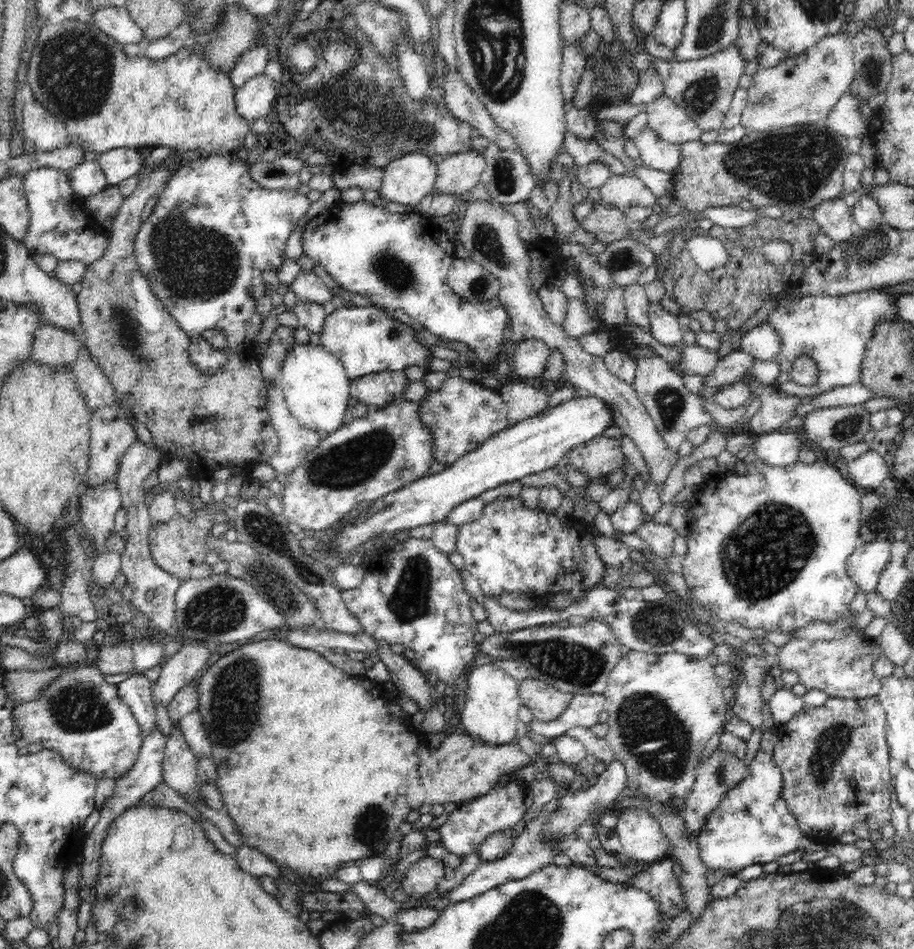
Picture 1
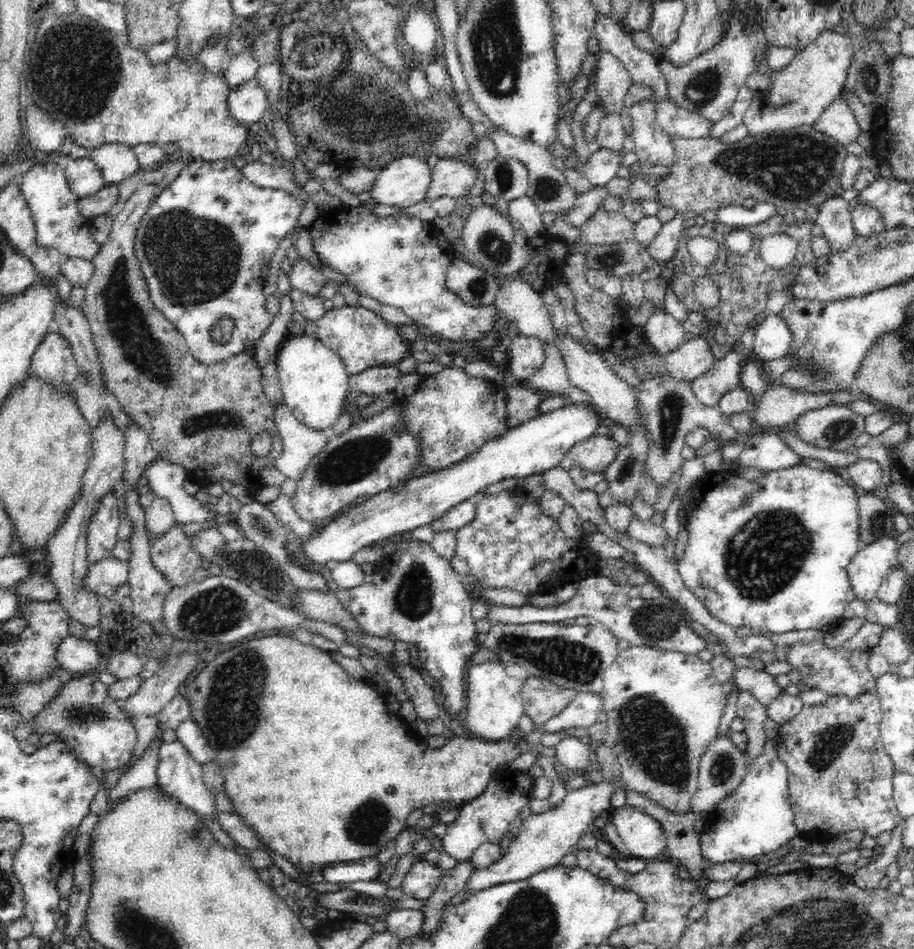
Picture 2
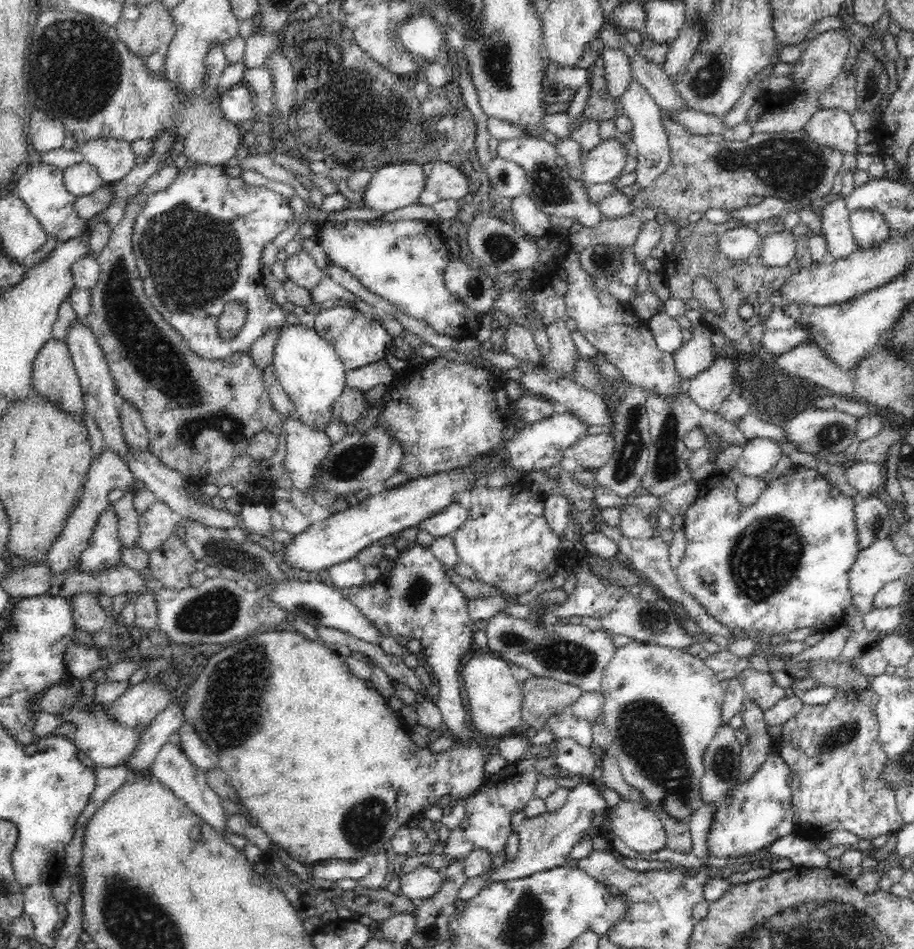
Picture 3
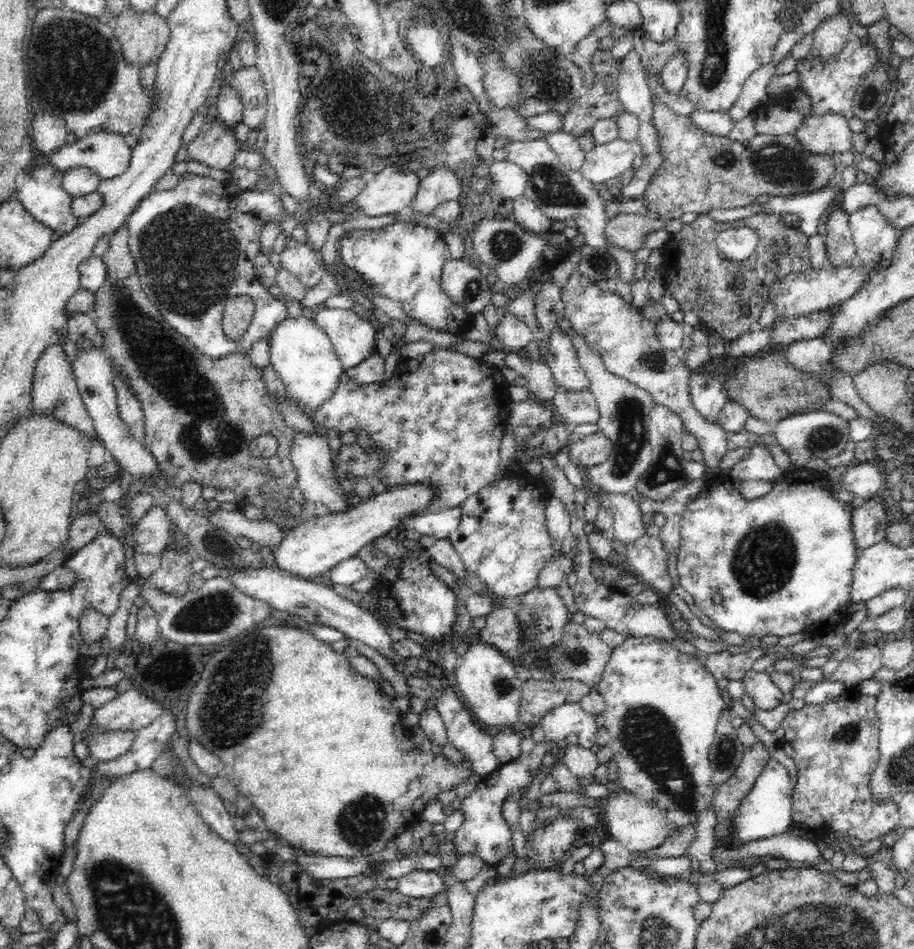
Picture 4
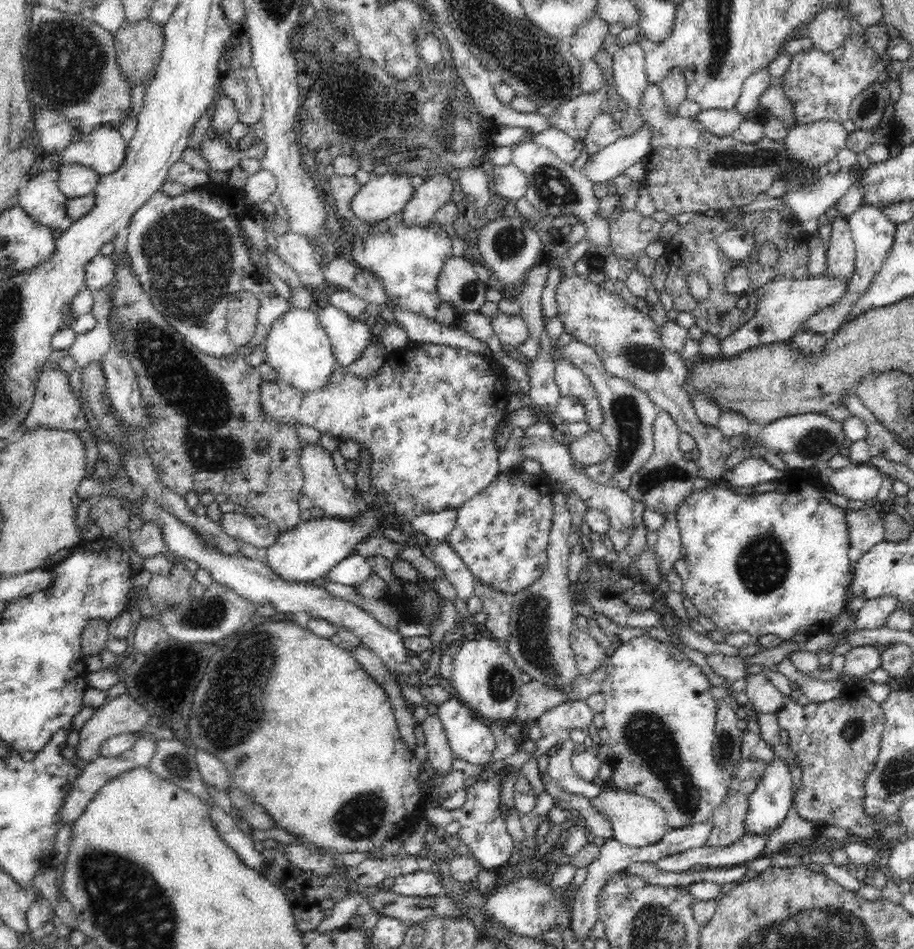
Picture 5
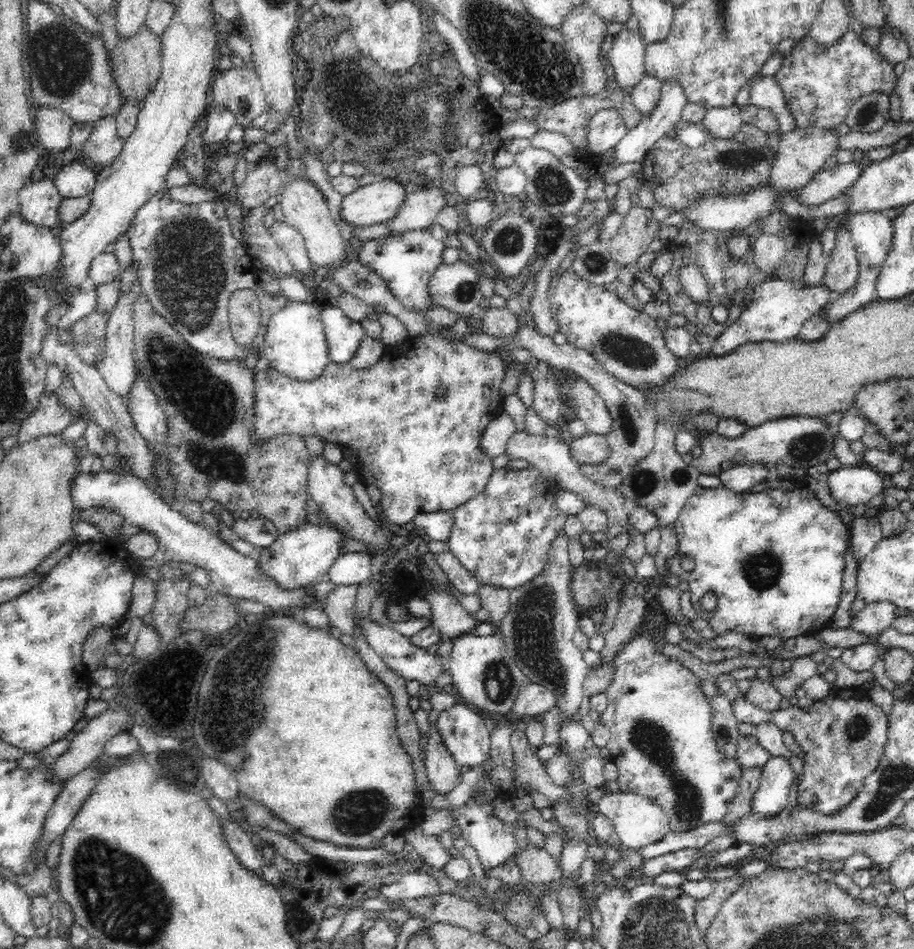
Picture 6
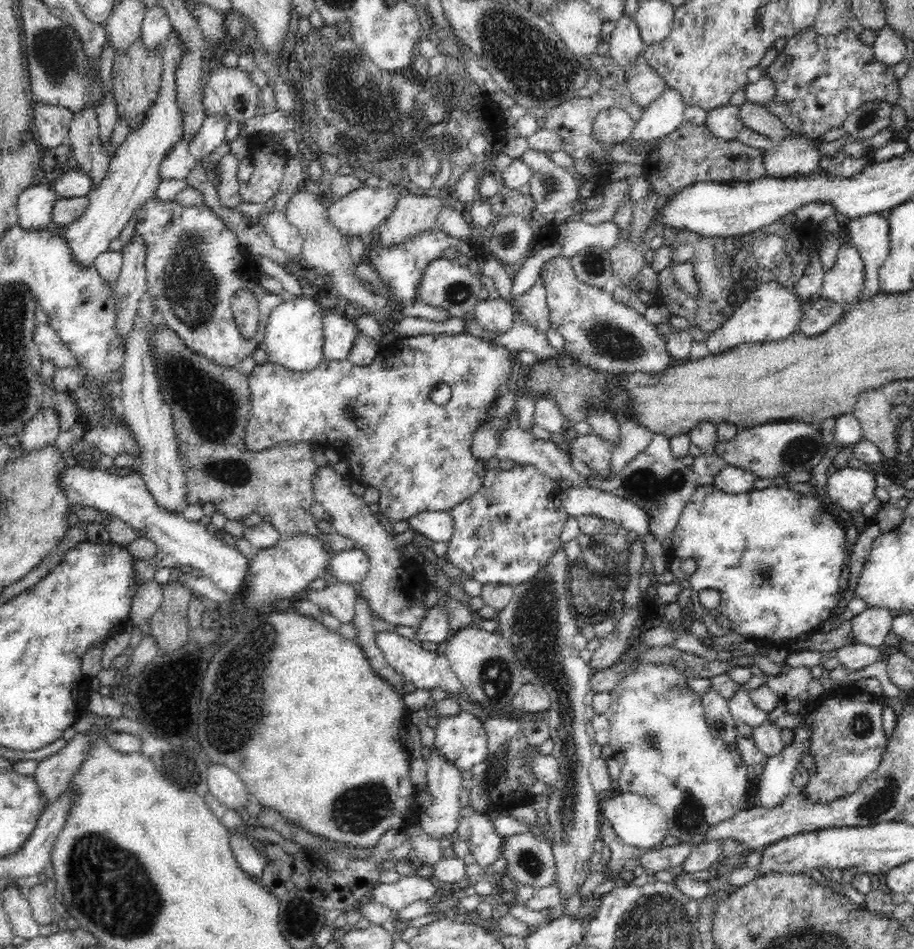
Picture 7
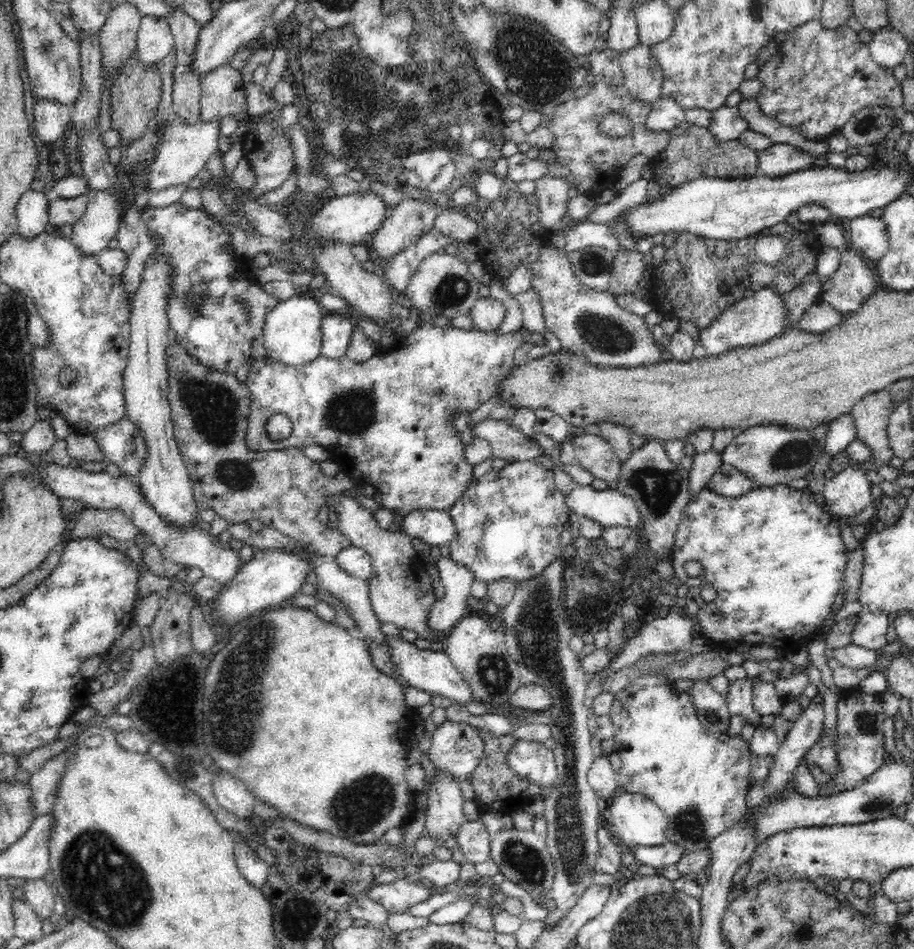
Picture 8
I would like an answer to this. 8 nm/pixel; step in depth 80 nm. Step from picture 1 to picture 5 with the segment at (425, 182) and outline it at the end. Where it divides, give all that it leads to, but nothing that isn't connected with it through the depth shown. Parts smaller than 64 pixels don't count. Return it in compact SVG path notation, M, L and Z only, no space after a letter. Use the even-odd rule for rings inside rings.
M392 172L380 174L376 180L371 179L358 190L352 198L349 209L356 218L363 222L379 222L402 209L412 198L413 180L408 176L396 176Z

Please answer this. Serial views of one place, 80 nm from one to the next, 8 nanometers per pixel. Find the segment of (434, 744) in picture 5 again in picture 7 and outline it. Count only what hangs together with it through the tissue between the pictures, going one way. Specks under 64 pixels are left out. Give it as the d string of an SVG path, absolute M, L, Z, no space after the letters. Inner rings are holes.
M436 745L430 747L432 750L431 755L426 759L426 792L432 795L433 802L419 816L419 824L426 834L441 839L455 836L460 824L460 810L463 807L460 805L459 798L463 795L463 786L461 783L463 781L461 778L463 772L458 770L451 762L444 760L441 757L441 753L437 752L437 748L435 747Z

